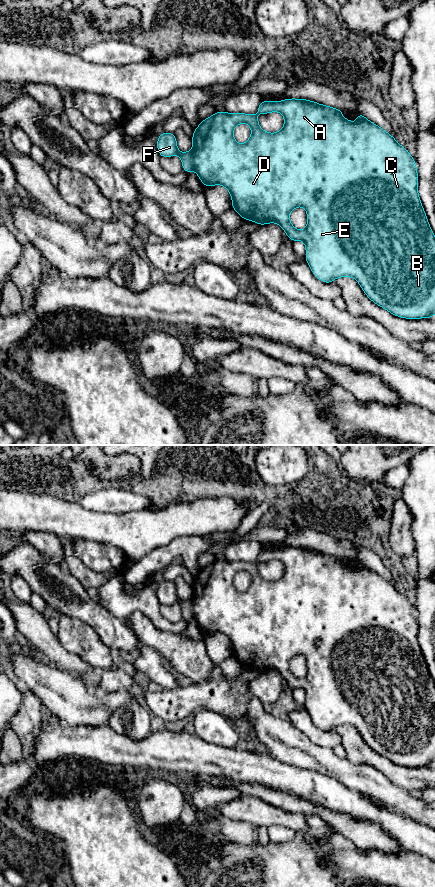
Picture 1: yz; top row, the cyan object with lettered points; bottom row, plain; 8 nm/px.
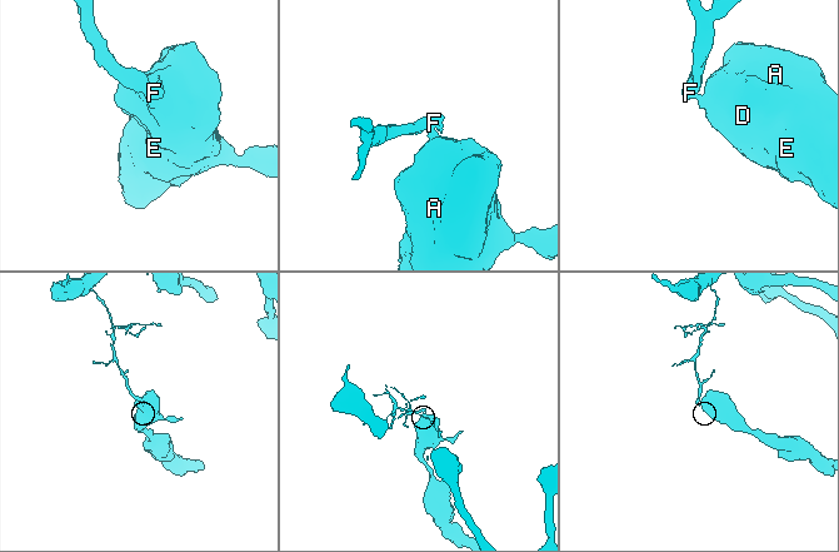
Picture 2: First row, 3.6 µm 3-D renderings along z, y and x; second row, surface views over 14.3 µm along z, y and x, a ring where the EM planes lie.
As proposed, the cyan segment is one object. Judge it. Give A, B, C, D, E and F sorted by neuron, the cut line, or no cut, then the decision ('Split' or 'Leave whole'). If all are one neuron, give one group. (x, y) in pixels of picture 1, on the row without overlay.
Groups: A B C D E / F. Split along yz (190, 599), (194, 617). Split

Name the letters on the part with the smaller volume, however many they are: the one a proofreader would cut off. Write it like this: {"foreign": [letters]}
{"foreign": ["F"]}

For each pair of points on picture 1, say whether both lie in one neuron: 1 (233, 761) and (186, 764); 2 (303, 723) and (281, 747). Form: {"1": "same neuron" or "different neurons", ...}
{"1": "same neuron", "2": "different neurons"}

